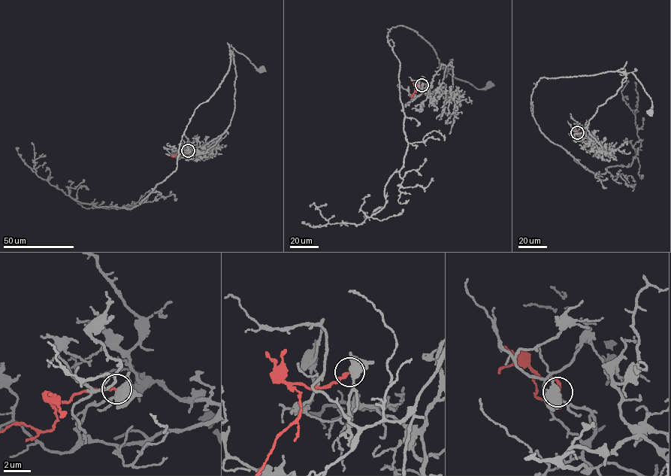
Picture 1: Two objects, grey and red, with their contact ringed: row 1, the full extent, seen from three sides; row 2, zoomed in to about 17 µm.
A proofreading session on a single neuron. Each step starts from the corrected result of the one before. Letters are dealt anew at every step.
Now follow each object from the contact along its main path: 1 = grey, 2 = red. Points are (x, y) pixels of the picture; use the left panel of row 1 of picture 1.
1: (188, 150), (185, 156), (205, 153), (229, 125), (234, 109), (236, 76), (233, 50), (261, 69)
2: (188, 150), (180, 155), (171, 156)

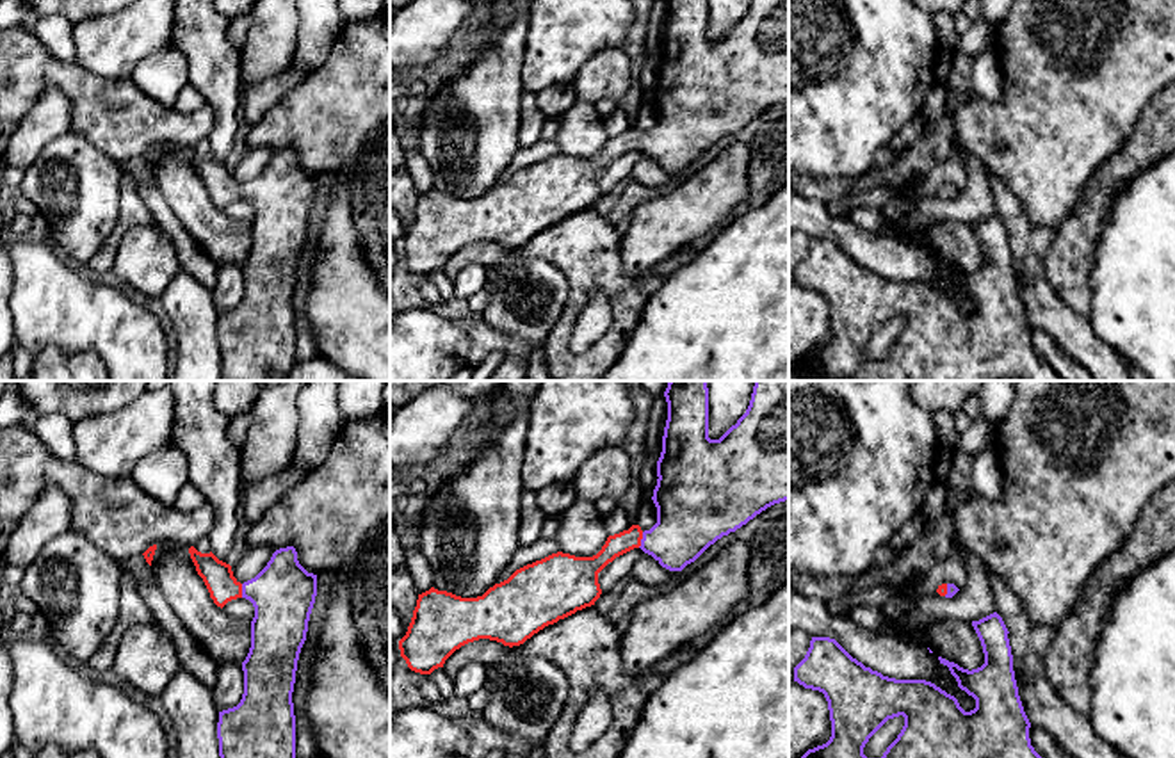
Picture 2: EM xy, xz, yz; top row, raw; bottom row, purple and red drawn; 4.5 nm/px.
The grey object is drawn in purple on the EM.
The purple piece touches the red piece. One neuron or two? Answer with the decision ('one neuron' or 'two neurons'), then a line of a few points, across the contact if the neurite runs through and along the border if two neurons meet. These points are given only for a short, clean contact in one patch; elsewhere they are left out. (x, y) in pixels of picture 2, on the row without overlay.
one neuron; line xz (691, 118), (668, 141), (641, 141), (627, 141), (616, 146)

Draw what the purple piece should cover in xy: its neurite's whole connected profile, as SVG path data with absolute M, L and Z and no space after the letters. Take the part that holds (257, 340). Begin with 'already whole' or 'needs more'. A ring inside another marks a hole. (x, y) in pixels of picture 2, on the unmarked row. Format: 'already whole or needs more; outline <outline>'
needs more; outline M190 148L189 155L217 208L223 210L237 199L246 199L255 208L251 249L242 263L242 301L237 308L219 313L221 381L285 381L297 363L292 294L317 198L317 176L308 174L299 165L294 148L276 151L267 167L244 185L233 178L231 167L219 162L212 153L201 155Z

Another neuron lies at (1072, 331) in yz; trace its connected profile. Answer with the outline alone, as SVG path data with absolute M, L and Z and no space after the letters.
M1020 270L1013 272L1031 327L1050 335L1093 381L1132 381L1125 363L1093 333L1090 319L1070 310L1047 279L1025 279Z

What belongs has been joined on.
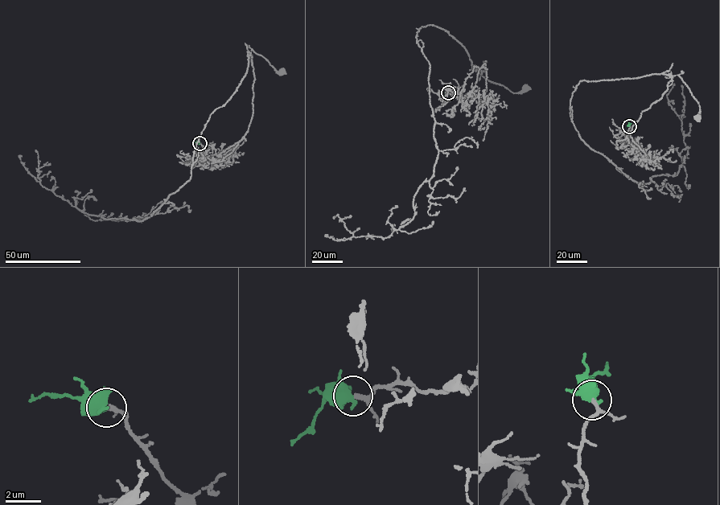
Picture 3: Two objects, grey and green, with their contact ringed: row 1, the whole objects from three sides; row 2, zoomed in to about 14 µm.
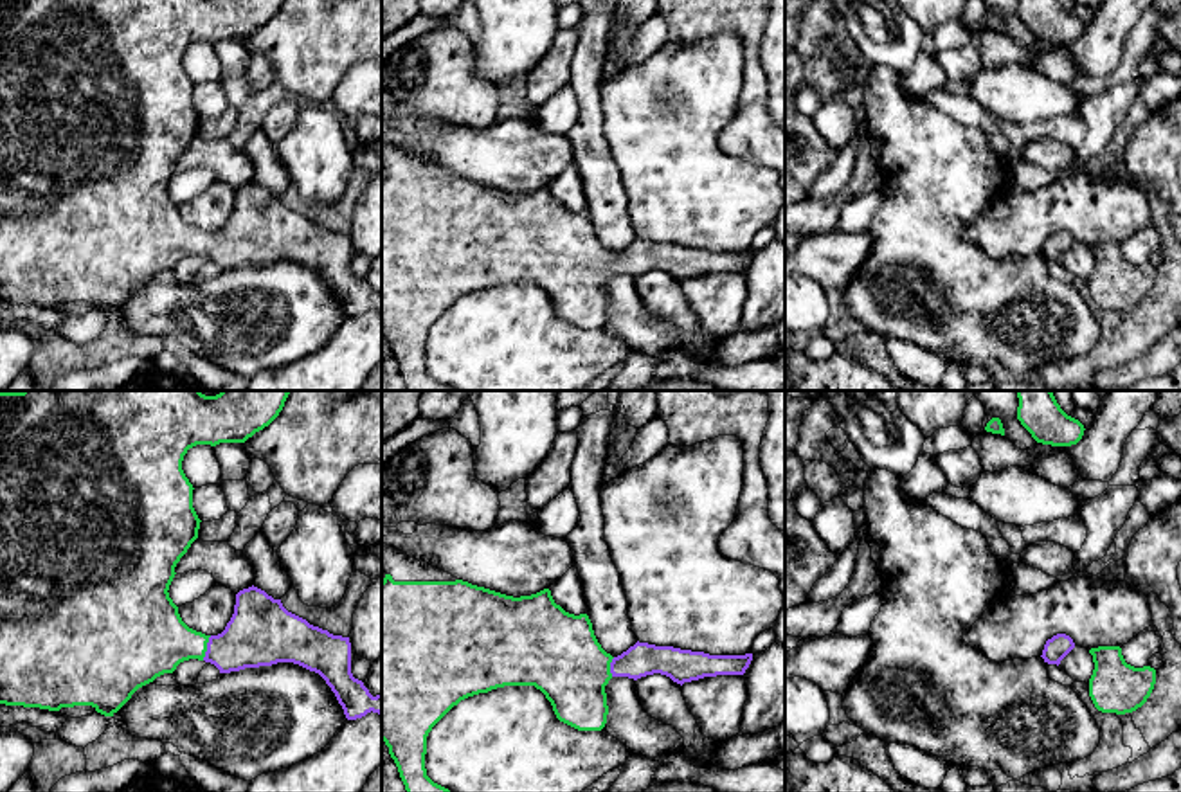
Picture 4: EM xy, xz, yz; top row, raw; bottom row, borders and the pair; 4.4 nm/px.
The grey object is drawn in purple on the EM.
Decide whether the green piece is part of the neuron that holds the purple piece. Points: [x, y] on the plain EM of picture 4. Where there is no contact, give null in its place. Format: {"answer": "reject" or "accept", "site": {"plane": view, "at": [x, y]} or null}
{"answer": "accept", "site": {"plane": "xy", "at": [207, 245]}}

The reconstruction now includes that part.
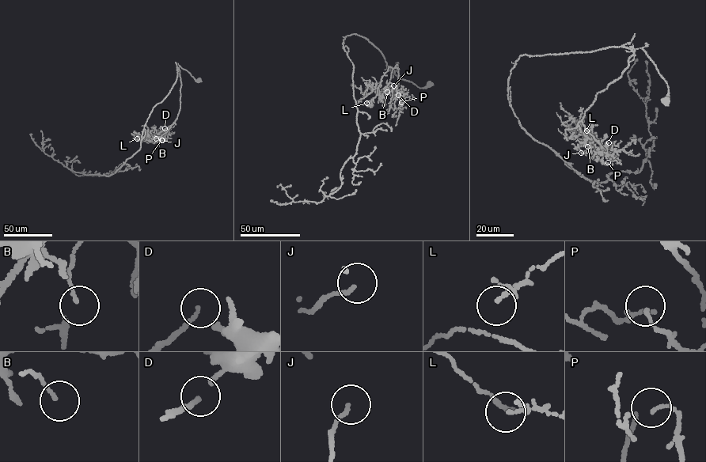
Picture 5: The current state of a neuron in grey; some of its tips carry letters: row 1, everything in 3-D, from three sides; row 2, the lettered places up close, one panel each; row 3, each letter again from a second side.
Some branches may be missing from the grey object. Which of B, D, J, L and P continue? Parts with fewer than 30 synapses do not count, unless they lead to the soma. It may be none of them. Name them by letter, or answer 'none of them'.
D

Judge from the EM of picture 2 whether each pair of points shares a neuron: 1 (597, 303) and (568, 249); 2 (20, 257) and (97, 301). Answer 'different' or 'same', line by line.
1: different
2: same

